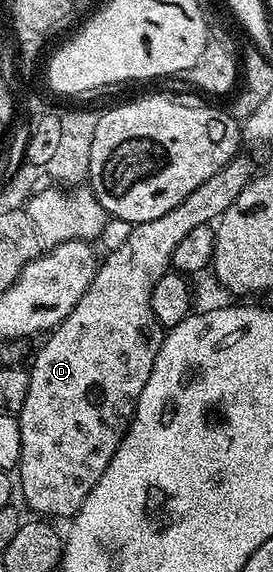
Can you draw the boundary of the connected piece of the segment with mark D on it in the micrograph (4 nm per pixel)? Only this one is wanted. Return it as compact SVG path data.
M238 154L215 170L199 190L191 190L179 206L167 210L167 214L151 222L132 225L128 229L129 237L110 254L100 261L91 286L79 298L75 310L44 337L45 345L37 352L29 368L27 402L23 402L17 416L21 431L21 496L30 508L30 513L41 518L53 516L72 516L81 509L87 494L103 478L107 462L115 454L119 442L125 437L129 421L137 411L137 399L151 378L151 366L155 366L155 354L159 346L163 329L151 310L151 290L165 272L170 271L175 246L180 240L195 230L195 226L212 225L243 194L255 175L253 160L244 154Z

